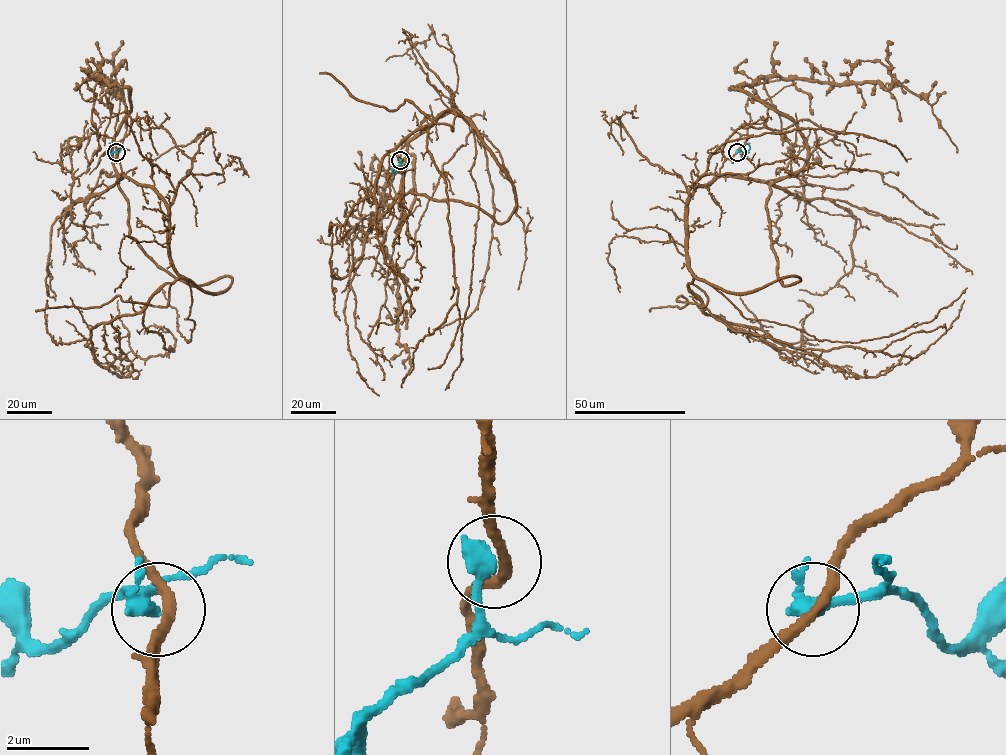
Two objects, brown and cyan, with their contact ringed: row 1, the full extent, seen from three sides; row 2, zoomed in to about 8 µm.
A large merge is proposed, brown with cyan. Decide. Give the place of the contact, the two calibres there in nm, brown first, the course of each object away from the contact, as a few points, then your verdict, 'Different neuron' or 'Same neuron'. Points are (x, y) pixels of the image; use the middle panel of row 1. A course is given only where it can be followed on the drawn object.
Place: (400, 160). Thickness 260 nm (brown) against 360 nm. Course of brown: (401, 160), (447, 111), (462, 116), (444, 111), (426, 146), (446, 185), (457, 301), (419, 342), (402, 387). Course of cyan: (400, 160), (394, 168), (396, 172), (392, 171). Different neuron

